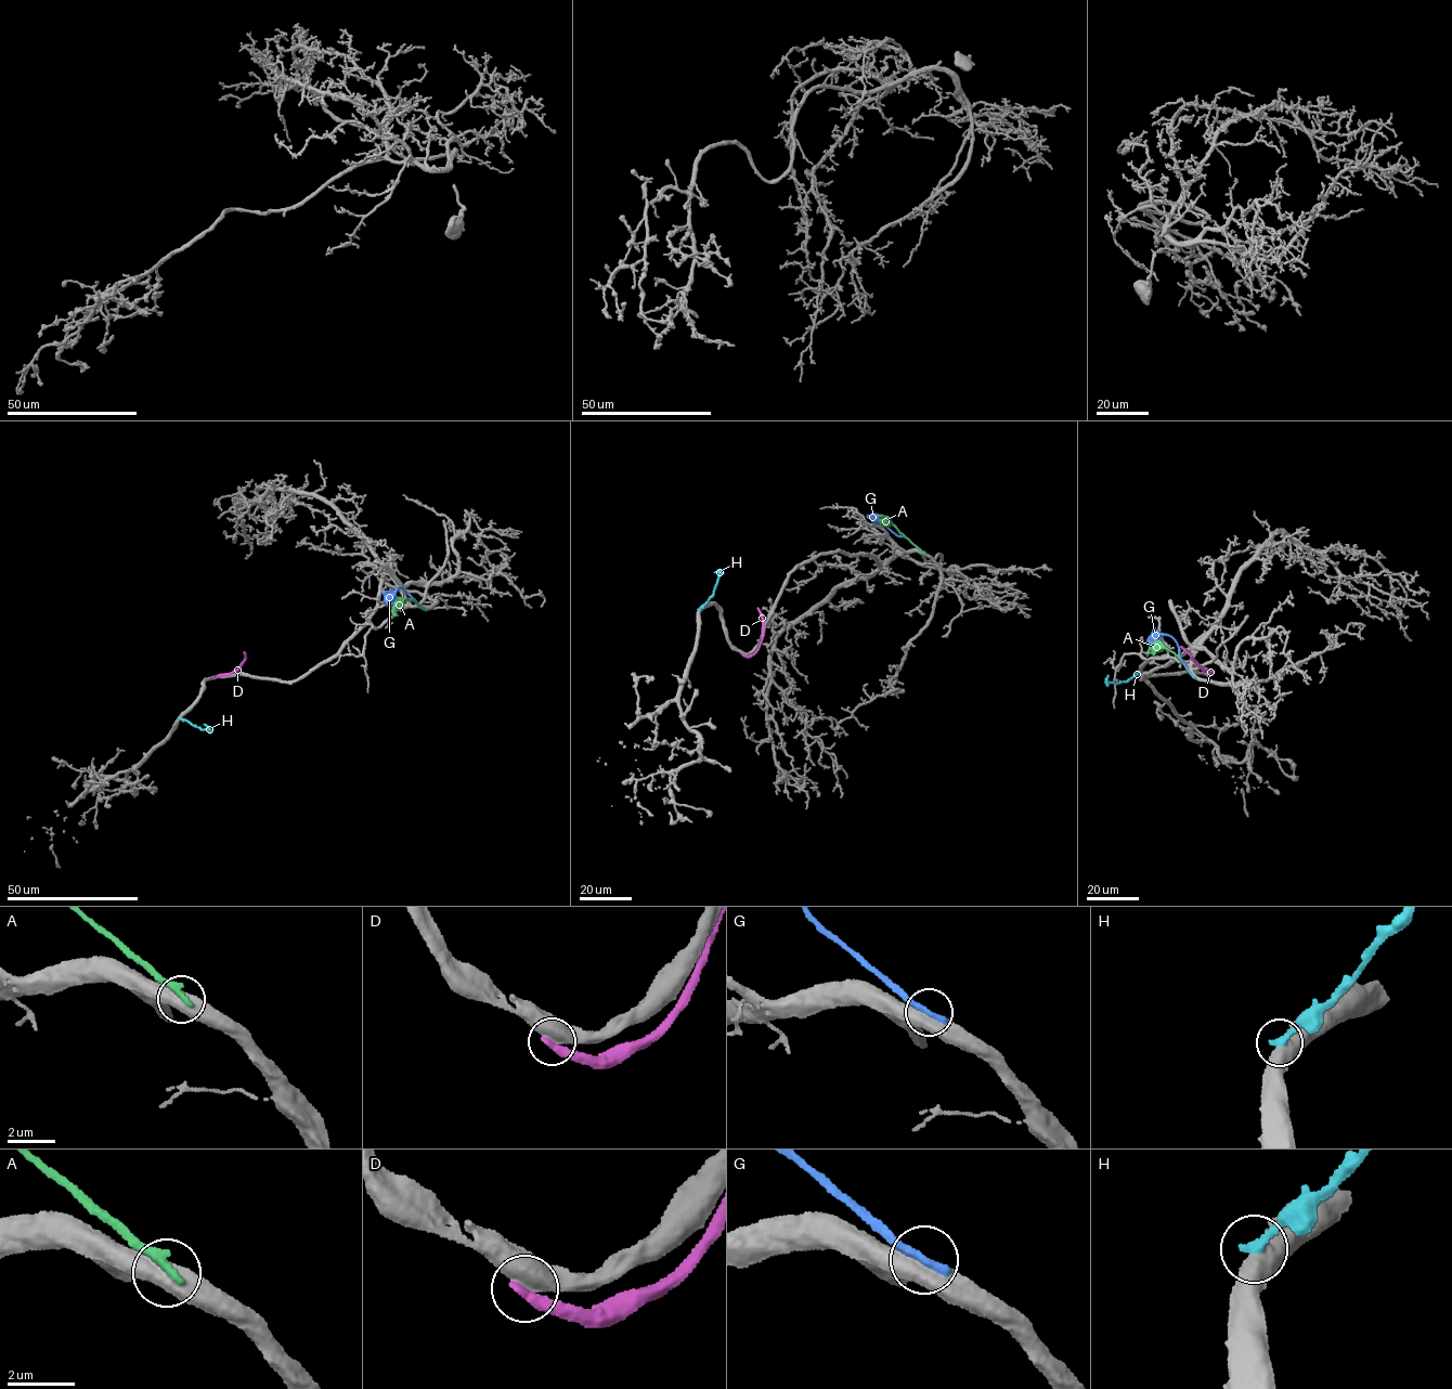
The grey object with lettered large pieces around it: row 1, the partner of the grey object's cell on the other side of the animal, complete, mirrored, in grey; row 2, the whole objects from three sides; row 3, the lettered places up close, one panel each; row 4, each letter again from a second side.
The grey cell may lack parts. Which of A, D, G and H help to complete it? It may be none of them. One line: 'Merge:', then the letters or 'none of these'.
Merge: none of these

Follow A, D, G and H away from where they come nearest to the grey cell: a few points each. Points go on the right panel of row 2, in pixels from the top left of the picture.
A: (1194, 677), (1166, 648), (1152, 648), (1148, 654)
D: (1207, 670), (1202, 667), (1181, 646)
G: (1193, 676), (1181, 660), (1178, 645), (1171, 637), (1158, 632), (1153, 640)
H: (1139, 672), (1116, 683), (1107, 680), (1107, 675)

